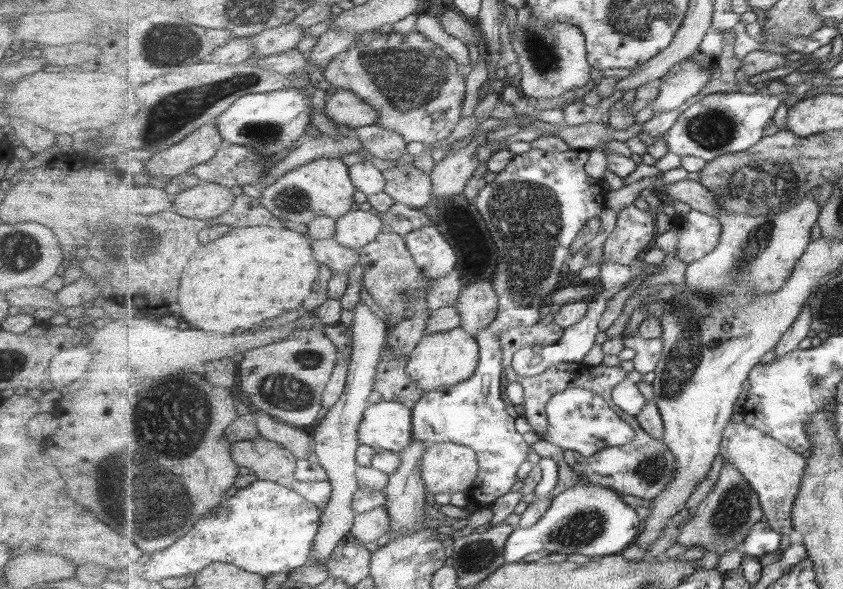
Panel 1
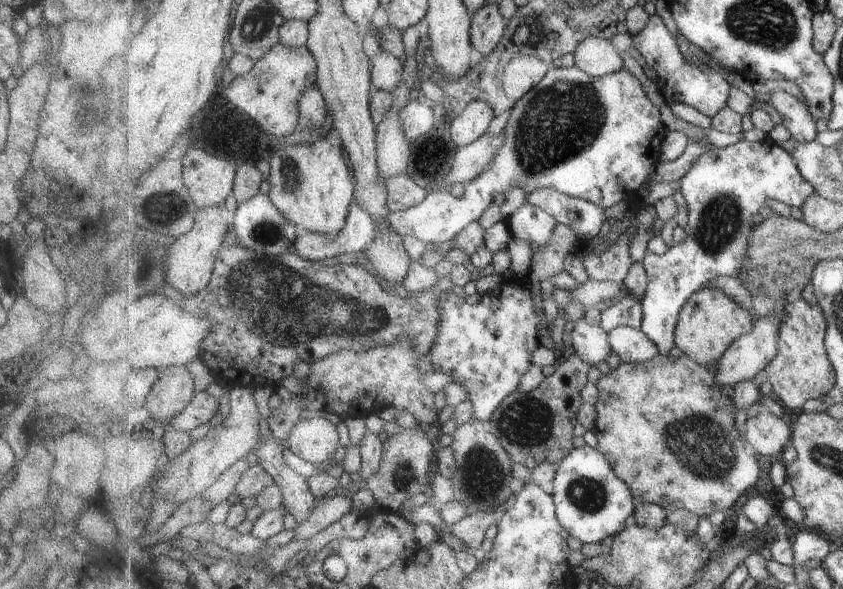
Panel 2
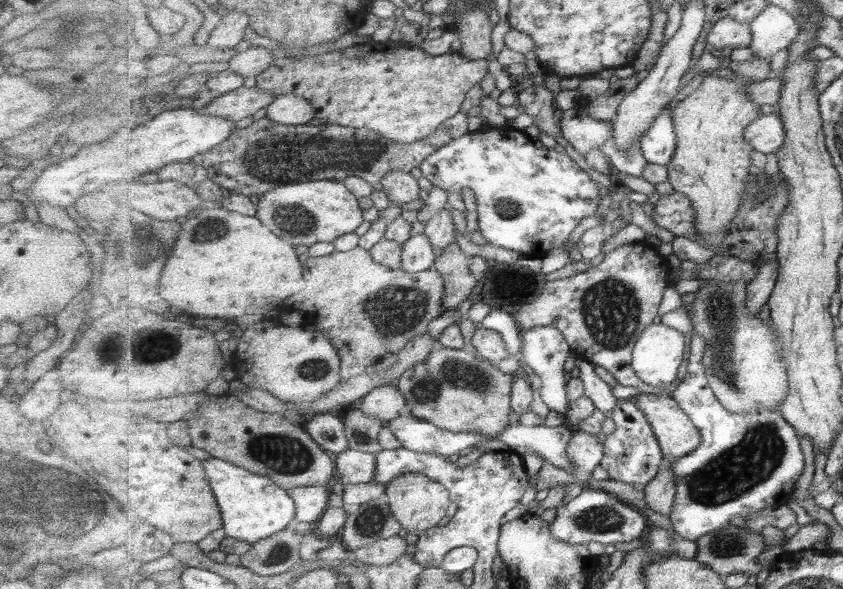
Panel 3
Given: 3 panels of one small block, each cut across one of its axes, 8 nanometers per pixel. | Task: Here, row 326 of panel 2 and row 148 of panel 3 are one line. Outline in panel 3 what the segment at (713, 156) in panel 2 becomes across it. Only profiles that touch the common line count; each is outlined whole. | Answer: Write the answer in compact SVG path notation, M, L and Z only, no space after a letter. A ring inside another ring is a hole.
M664 108L649 132L641 138L640 146L648 163L661 166L671 165L677 150L677 133L672 119L673 108Z

